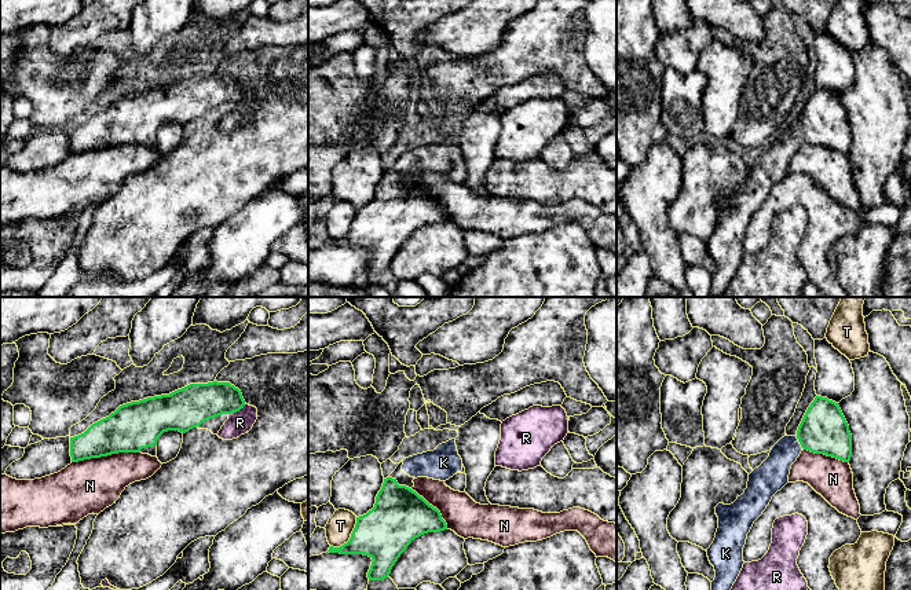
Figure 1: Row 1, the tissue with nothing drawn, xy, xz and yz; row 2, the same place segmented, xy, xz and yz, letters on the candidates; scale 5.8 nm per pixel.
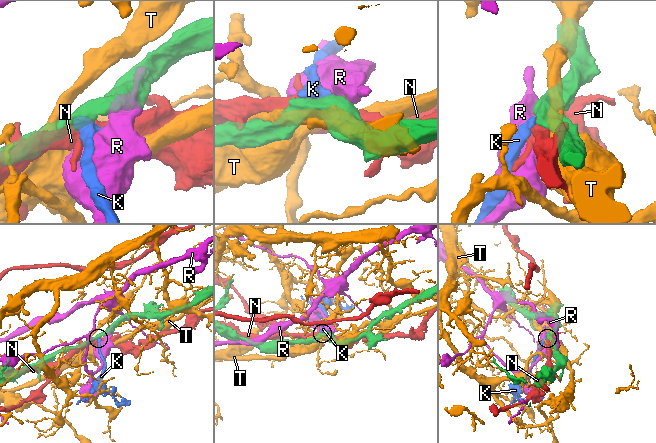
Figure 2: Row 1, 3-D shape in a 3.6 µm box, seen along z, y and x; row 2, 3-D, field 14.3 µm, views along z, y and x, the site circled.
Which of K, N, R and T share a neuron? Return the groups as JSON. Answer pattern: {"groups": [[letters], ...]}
{"groups": [["K"], ["N"], ["R"], ["T"]]}

